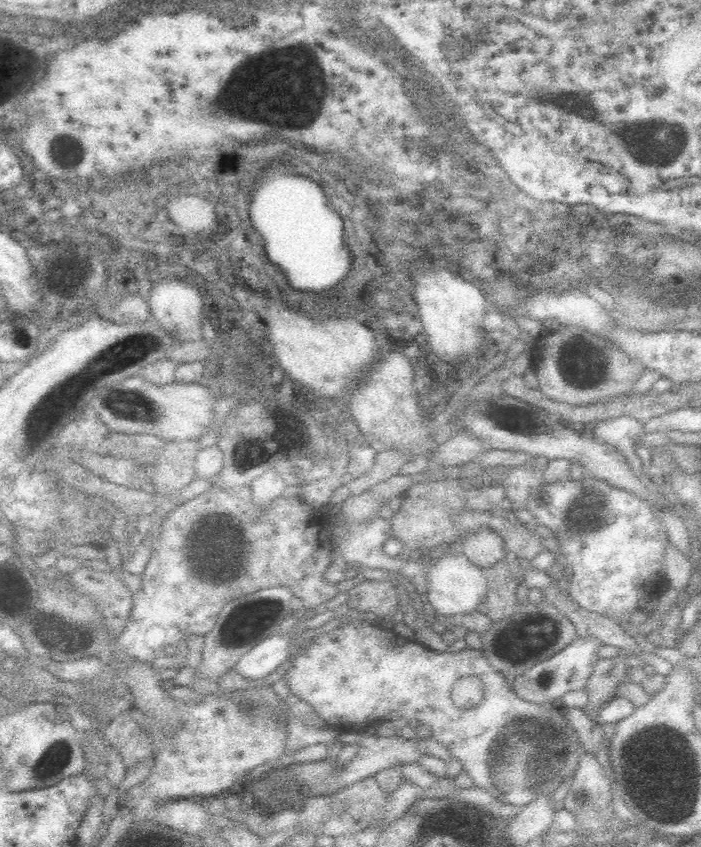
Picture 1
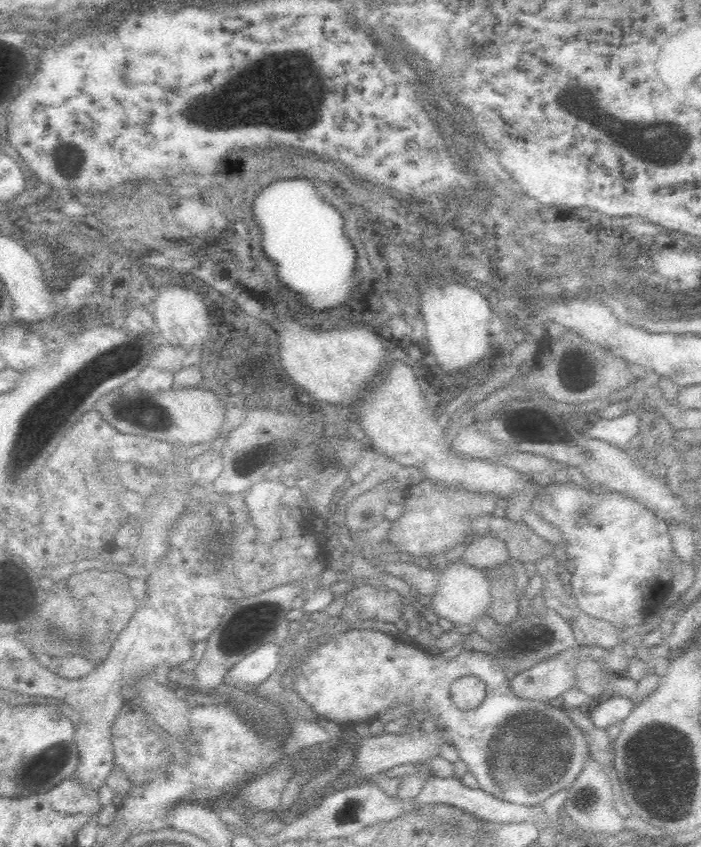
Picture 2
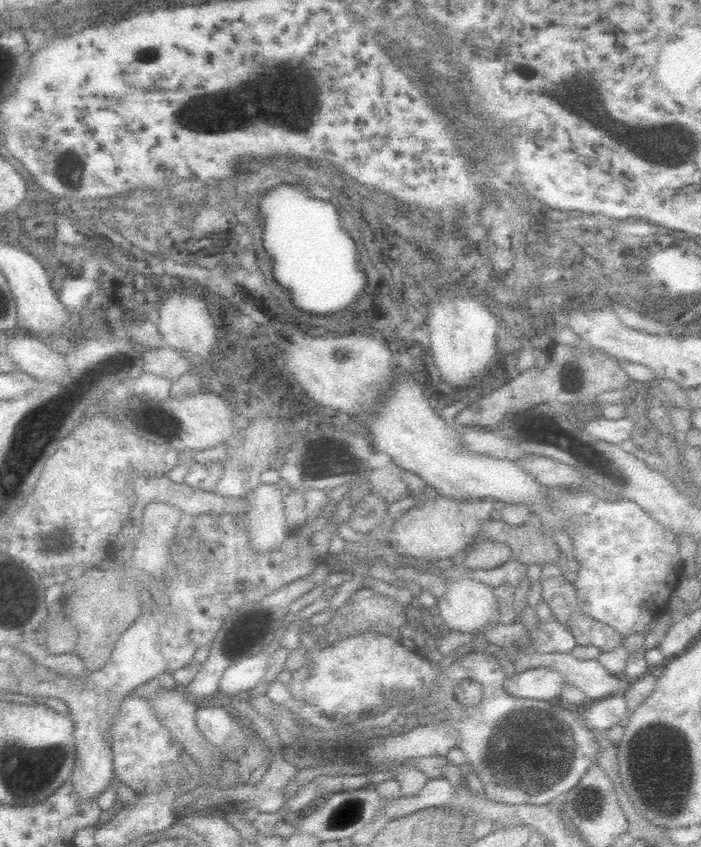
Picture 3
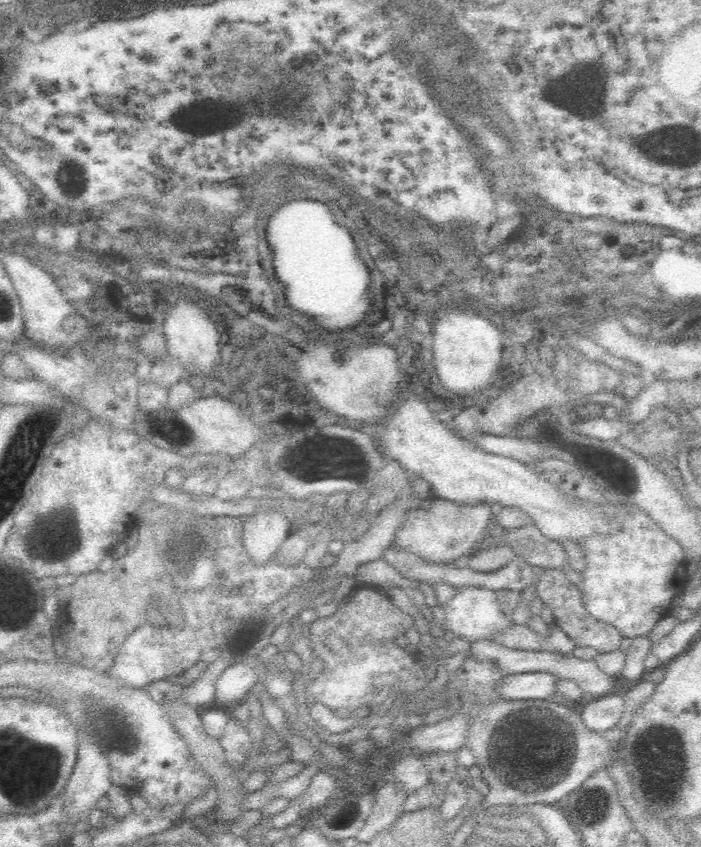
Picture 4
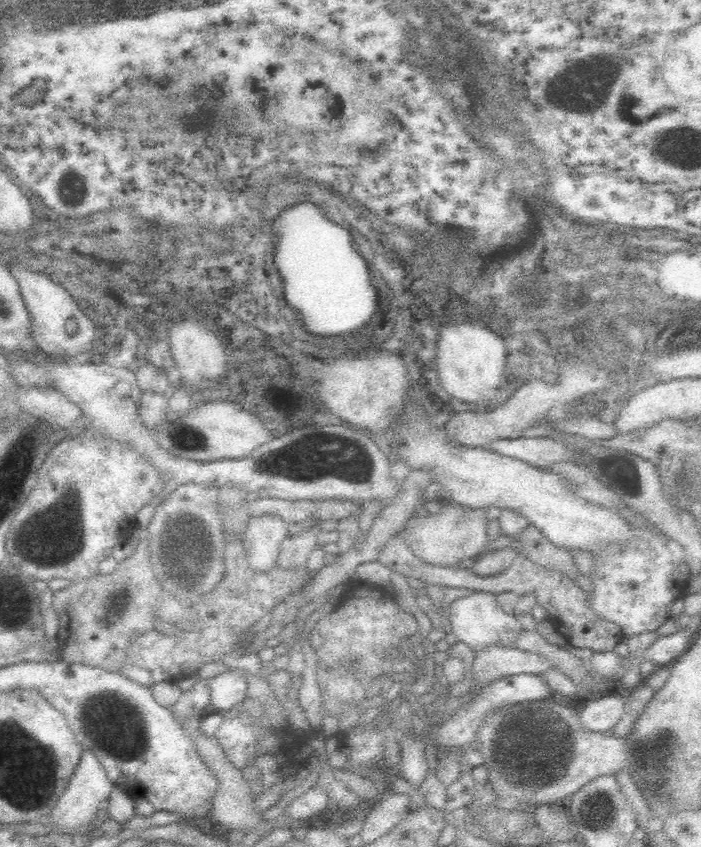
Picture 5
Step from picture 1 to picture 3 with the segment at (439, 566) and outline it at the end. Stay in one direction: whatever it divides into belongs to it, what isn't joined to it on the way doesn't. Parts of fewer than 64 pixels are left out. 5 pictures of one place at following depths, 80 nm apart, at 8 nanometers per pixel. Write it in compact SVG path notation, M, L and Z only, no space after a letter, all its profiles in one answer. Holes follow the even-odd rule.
M474 578L452 580L448 584L446 594L438 602L438 612L440 612L440 618L444 620L444 624L448 624L450 630L458 630L458 632L481 634L486 626L498 622L498 604L496 604L492 588Z

